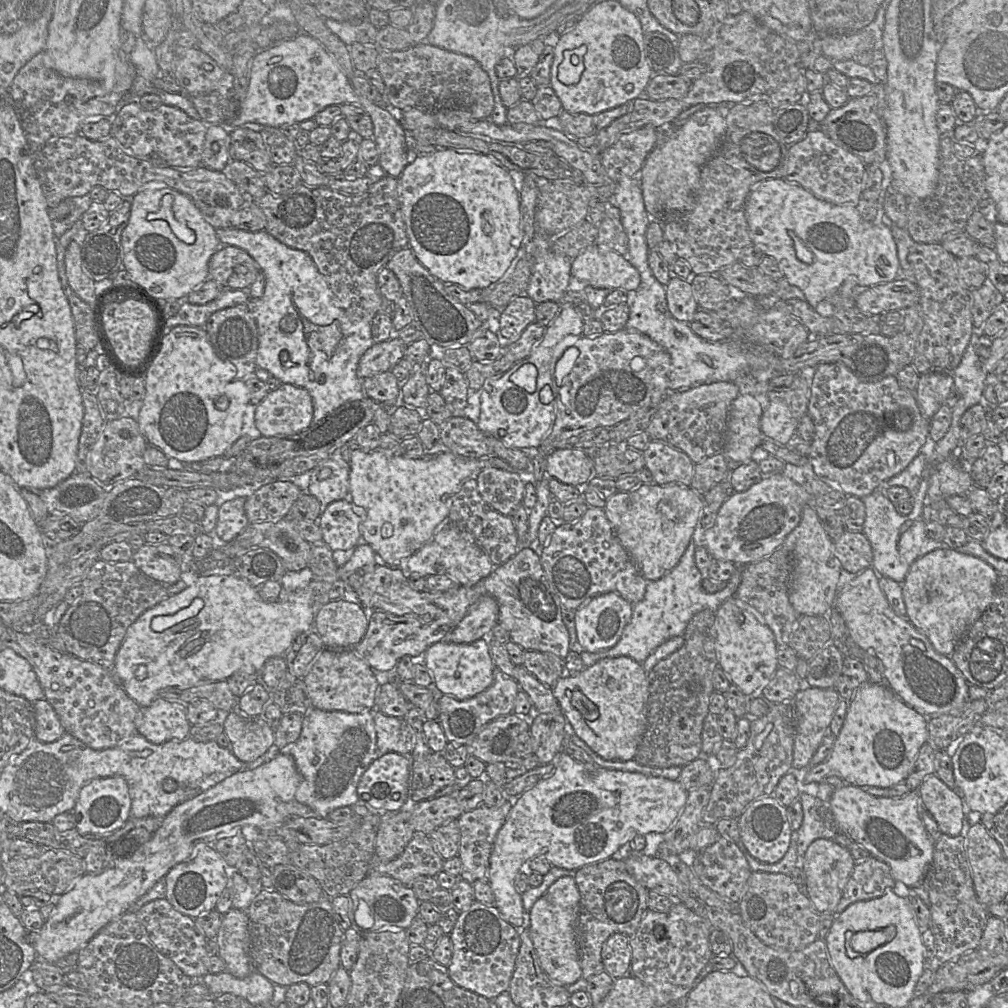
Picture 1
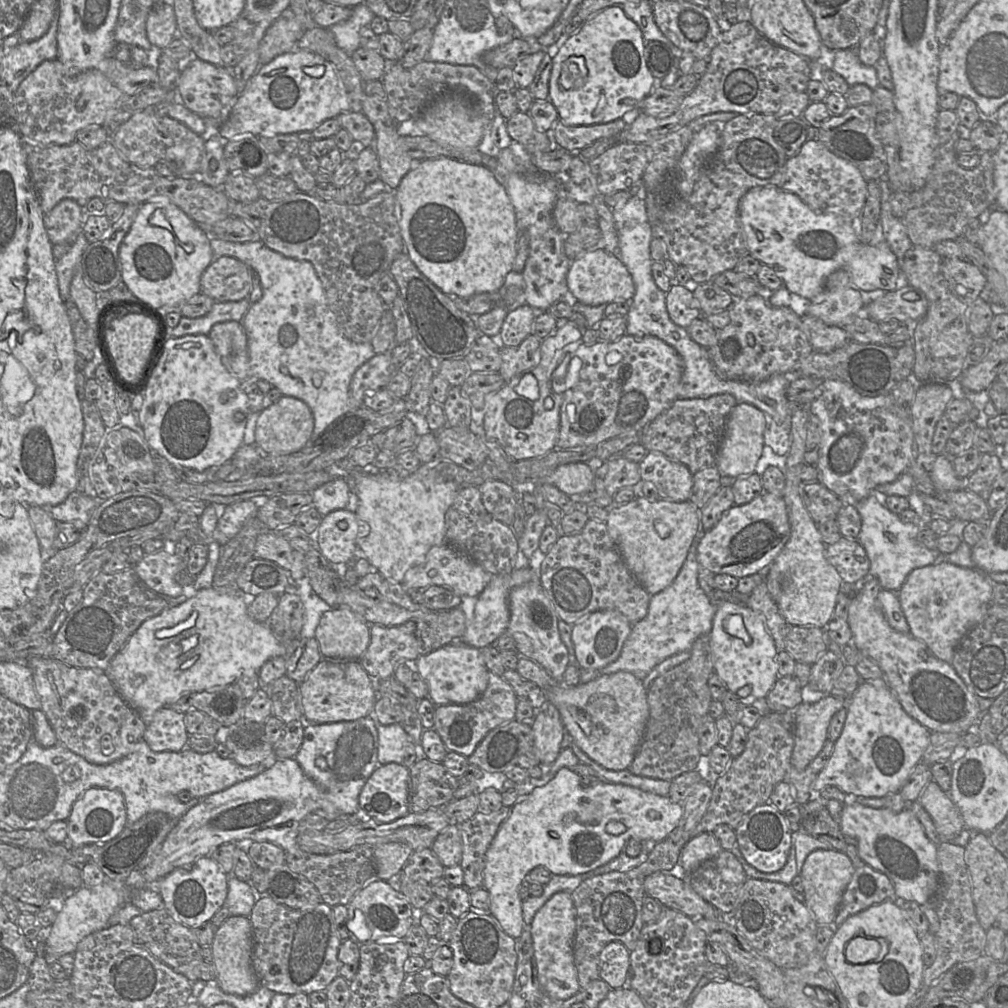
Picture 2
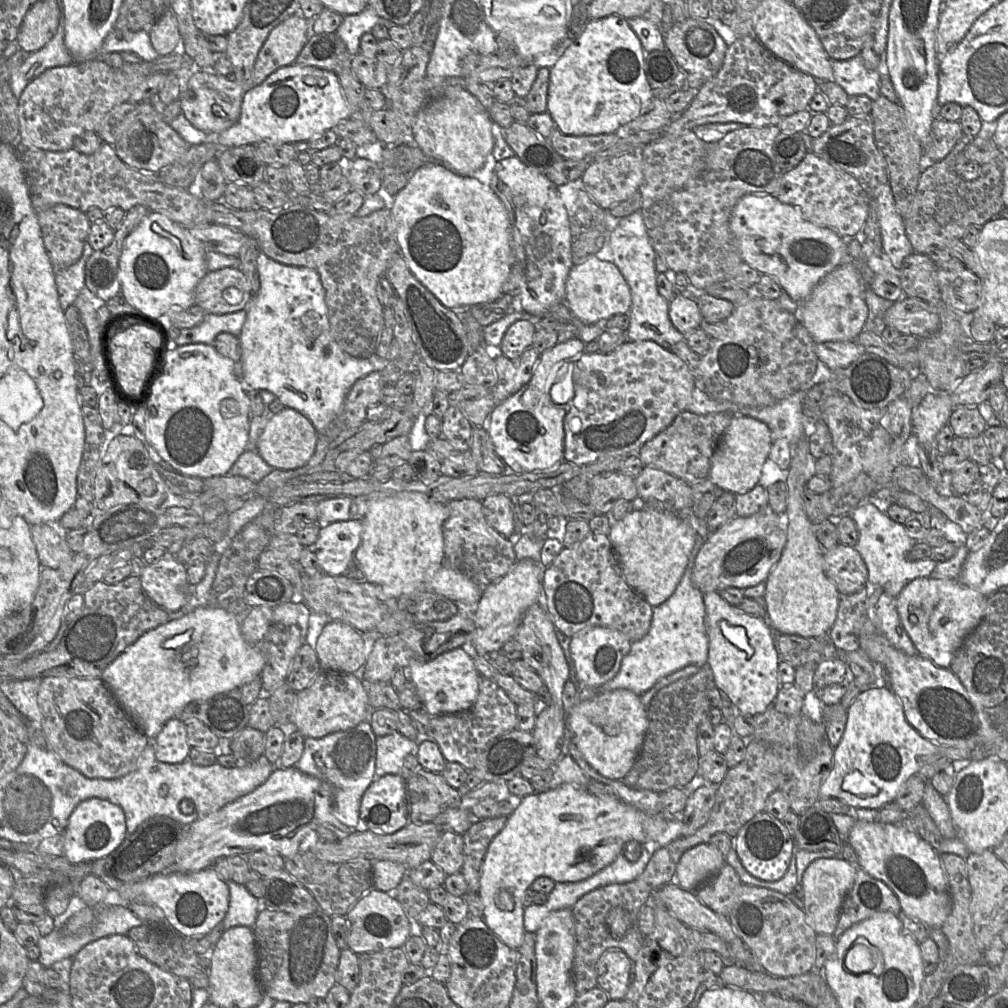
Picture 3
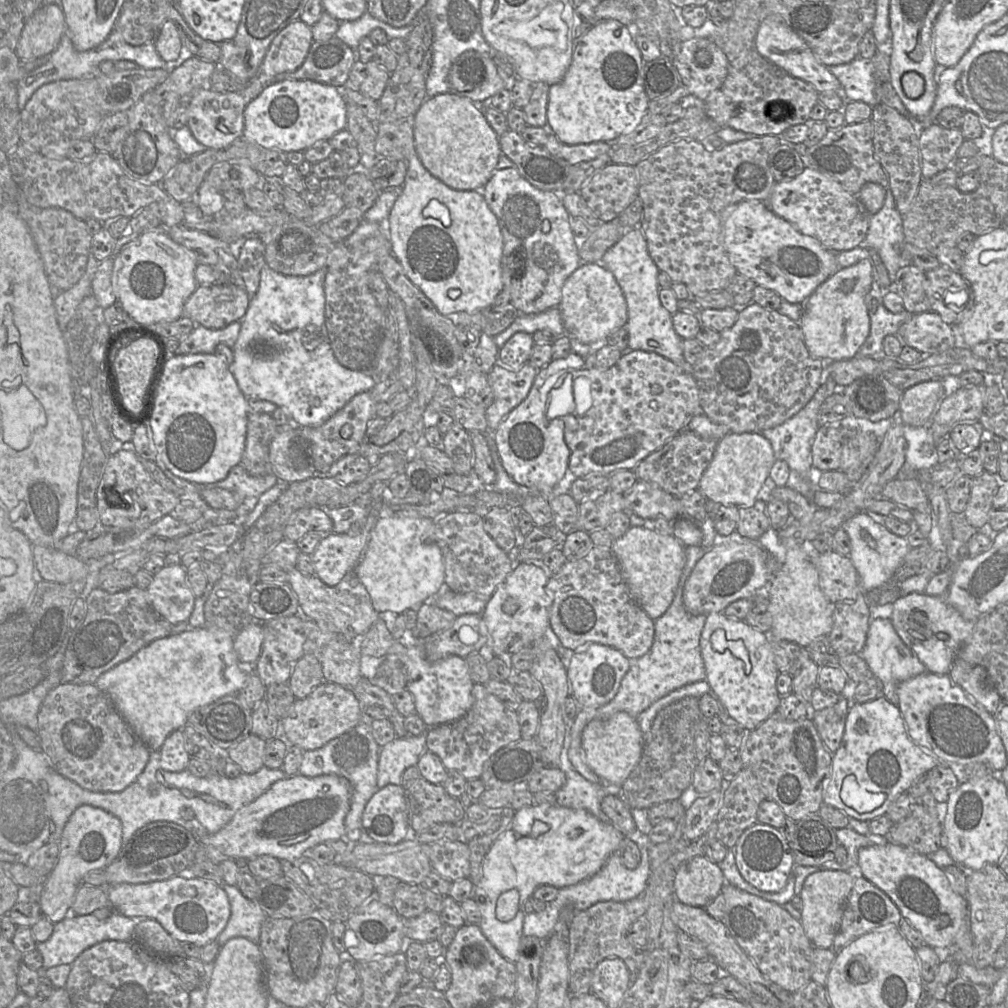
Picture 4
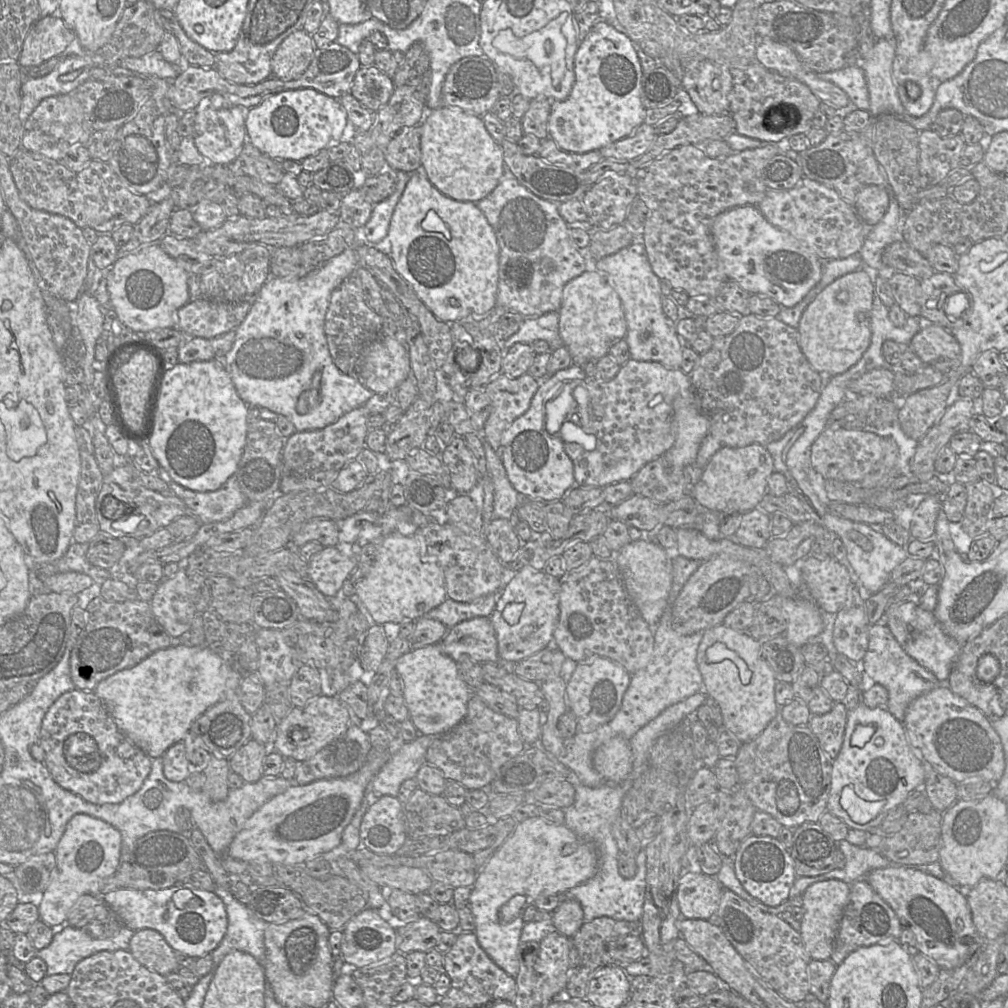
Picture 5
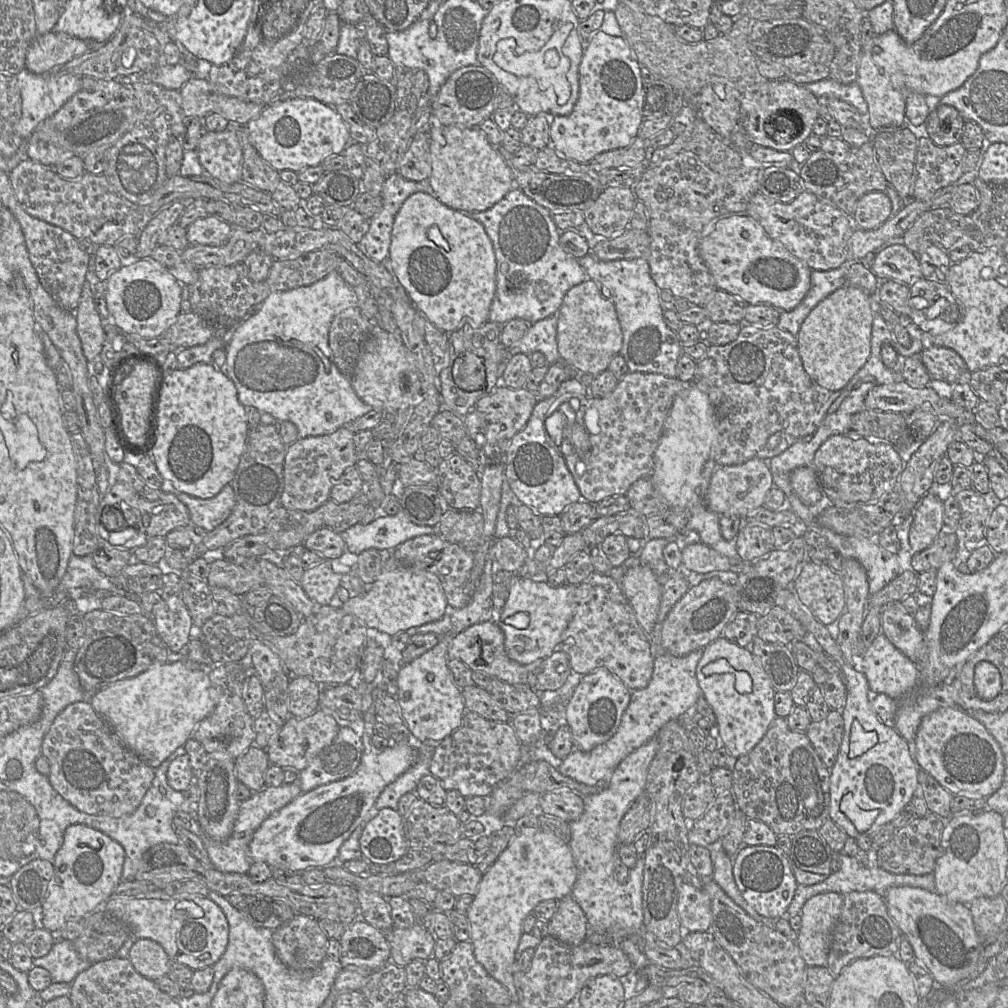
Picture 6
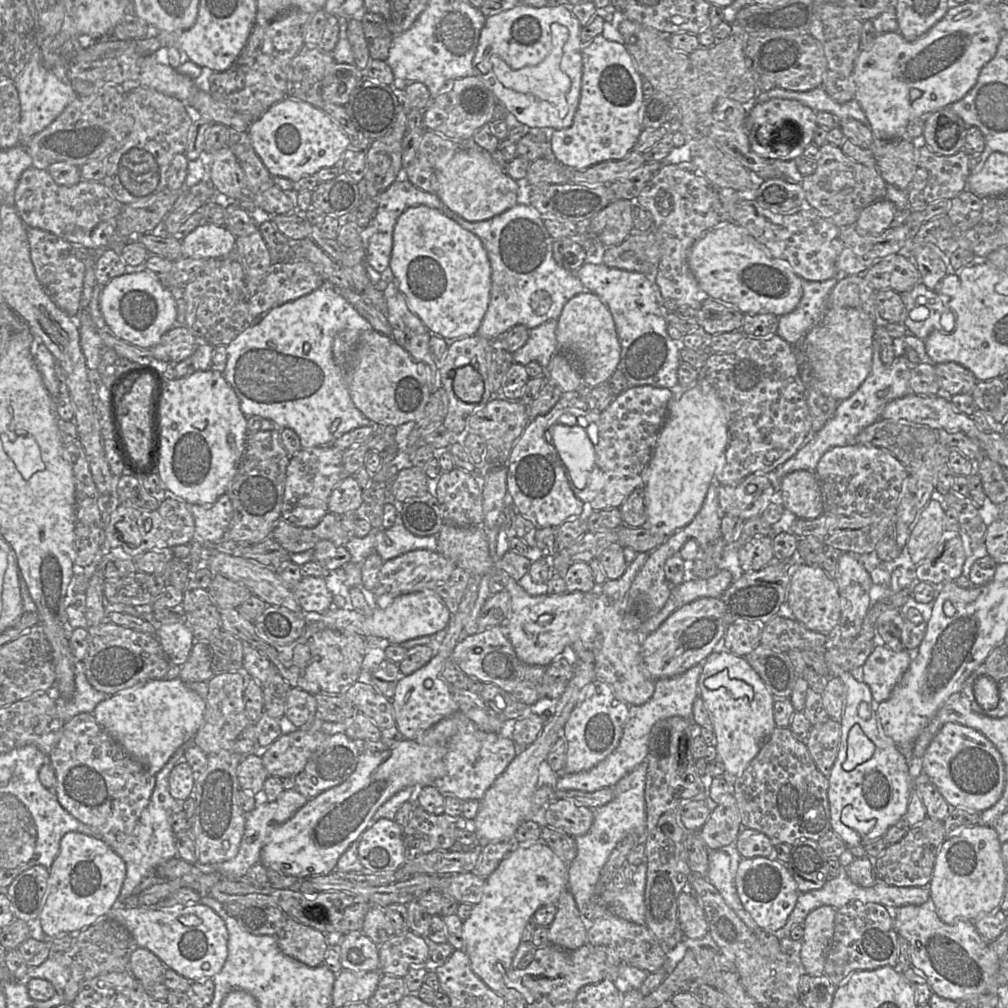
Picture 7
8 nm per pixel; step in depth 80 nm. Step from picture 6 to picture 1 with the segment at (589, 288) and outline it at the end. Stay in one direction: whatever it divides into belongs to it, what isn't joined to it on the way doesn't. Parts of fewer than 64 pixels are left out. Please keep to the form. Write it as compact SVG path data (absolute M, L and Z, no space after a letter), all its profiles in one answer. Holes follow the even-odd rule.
M595 244L571 262L571 277L595 288L623 289L630 294L641 282L639 272L625 256Z

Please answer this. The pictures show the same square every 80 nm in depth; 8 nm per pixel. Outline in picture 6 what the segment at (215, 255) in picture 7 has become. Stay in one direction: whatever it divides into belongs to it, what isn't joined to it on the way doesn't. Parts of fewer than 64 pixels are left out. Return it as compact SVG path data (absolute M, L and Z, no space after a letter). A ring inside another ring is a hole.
M216 217L199 218L187 228L190 245L220 246L230 236L231 225Z

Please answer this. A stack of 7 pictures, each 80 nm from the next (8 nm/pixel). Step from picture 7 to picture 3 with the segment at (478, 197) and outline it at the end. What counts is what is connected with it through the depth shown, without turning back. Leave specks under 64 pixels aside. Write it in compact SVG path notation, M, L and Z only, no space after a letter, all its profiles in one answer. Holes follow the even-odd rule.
M461 85L443 91L417 112L412 124L414 143L431 160L462 176L472 176L481 169L494 149L492 123L488 111Z

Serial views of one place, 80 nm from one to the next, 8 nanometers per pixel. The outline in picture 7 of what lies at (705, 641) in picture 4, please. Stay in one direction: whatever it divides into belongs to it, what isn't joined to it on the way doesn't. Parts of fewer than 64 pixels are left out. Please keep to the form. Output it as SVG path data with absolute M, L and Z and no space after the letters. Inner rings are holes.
M726 650L713 651L705 659L698 687L699 695L711 716L716 738L716 757L722 760L725 775L732 780L743 774L775 729L775 698L745 657Z

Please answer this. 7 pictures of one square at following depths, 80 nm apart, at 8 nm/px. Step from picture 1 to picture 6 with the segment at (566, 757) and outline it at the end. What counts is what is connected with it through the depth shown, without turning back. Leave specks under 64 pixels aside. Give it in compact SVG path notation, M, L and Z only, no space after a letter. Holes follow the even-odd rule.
M541 828L515 833L508 847L482 874L467 912L471 927L470 942L477 962L508 990L511 1002L518 1002L513 972L525 918L540 902L550 899L559 901L569 895L576 879L577 869L569 844Z

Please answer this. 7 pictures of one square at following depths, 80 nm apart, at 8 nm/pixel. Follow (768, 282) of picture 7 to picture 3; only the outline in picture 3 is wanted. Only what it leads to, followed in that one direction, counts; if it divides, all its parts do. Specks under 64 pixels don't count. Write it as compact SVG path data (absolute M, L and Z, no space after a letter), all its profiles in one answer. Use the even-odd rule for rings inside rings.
M753 193L741 197L732 211L730 229L742 261L760 274L773 277L782 291L796 302L804 301L833 269L851 261L847 240L829 228L806 220L800 208L780 202L772 194Z

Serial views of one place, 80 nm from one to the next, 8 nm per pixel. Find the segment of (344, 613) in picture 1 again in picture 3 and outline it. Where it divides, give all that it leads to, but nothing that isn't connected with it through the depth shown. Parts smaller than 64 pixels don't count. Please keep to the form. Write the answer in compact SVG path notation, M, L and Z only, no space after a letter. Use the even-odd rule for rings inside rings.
M329 620L319 635L315 651L321 670L360 674L365 664L363 634L351 625Z

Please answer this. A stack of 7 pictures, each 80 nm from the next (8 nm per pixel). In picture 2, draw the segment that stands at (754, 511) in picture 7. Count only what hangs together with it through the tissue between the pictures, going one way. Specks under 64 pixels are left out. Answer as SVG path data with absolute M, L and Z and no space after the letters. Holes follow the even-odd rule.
M737 403L728 418L724 437L719 447L715 465L721 477L733 479L755 472L756 464L761 457L764 446L764 430L767 425L766 415L748 403Z

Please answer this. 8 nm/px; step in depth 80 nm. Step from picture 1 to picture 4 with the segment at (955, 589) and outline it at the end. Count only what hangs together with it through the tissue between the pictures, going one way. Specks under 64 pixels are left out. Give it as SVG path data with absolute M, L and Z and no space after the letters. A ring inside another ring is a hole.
M924 592L901 595L893 603L890 620L898 636L927 671L938 675L949 674L957 653L976 623L963 617L947 602L945 596L930 596Z

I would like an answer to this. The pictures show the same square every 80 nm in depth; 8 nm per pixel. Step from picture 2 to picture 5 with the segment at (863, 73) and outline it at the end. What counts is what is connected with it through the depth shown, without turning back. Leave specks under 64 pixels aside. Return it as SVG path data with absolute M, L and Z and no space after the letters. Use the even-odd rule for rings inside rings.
M860 63L847 64L841 69L822 73L819 76L841 88L855 108L869 111L869 92Z

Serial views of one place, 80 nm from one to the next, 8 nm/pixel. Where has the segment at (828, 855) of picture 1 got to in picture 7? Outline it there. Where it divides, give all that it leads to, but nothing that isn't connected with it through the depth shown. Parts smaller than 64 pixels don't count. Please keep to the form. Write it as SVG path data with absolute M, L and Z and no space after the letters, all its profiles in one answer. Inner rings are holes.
M820 906L811 911L804 921L800 958L809 975L824 974L827 952L834 933L836 912L832 906Z

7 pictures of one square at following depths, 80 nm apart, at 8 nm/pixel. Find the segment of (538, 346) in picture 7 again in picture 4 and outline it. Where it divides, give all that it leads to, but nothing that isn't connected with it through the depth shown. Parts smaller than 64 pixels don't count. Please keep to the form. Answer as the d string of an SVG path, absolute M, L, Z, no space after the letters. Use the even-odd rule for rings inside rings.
M559 307L550 308L537 314L520 315L507 329L496 335L494 341L500 349L517 332L533 335L537 331L548 331L554 340L567 334Z

